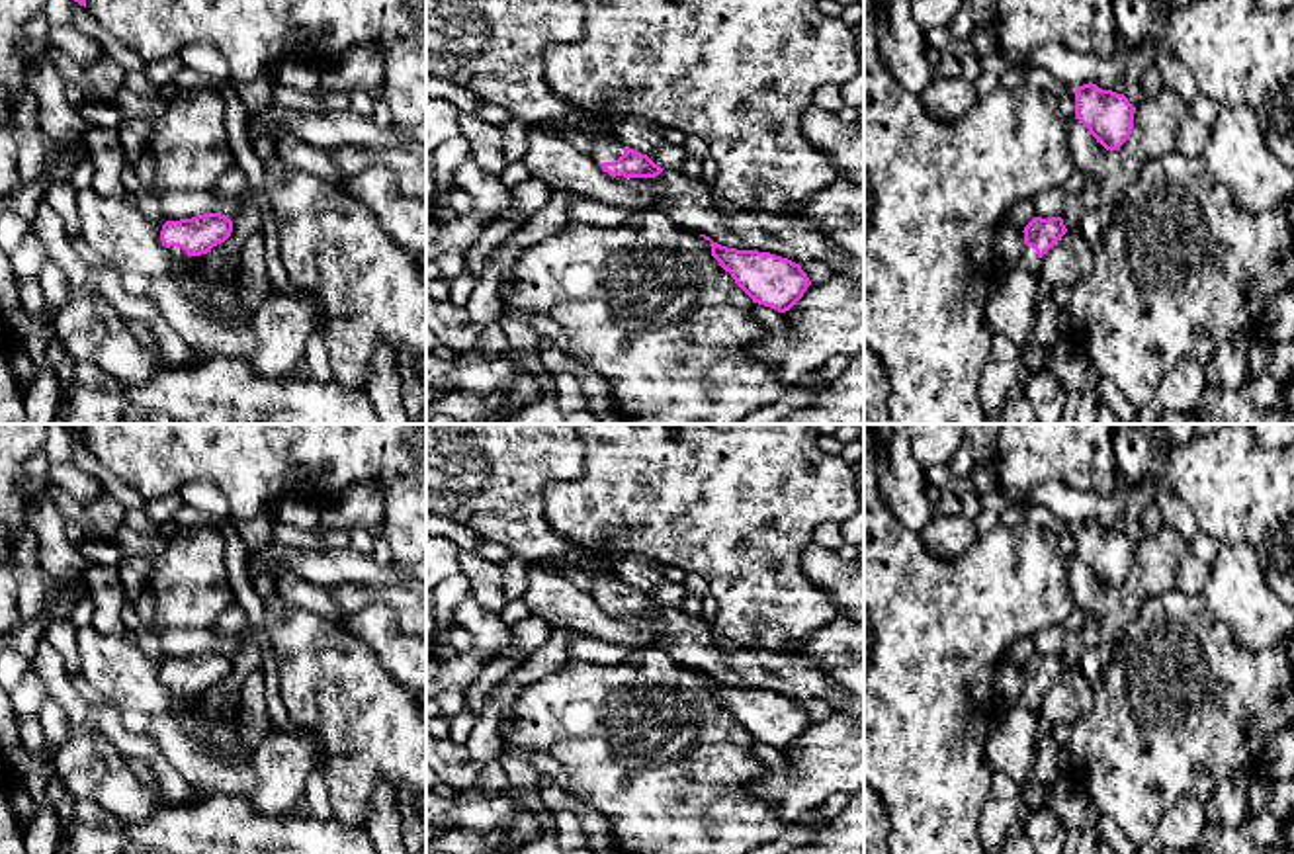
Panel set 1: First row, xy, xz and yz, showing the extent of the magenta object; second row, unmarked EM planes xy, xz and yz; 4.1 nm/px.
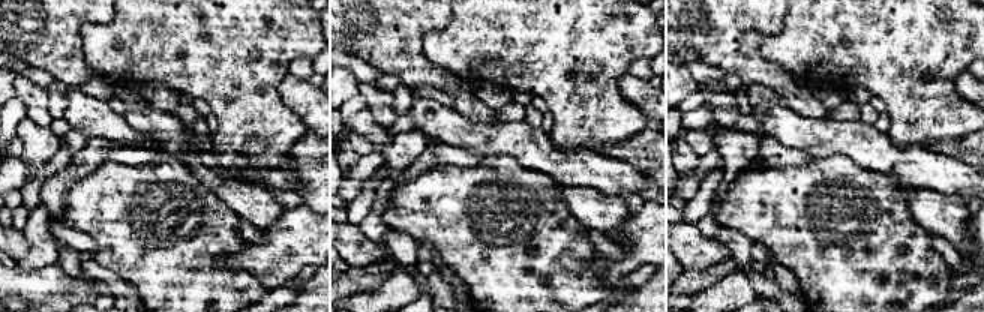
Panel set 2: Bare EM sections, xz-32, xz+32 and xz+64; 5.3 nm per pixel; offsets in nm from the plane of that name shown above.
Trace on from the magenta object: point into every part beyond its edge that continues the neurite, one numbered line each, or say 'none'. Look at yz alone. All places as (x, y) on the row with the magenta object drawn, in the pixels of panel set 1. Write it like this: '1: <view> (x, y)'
1: yz (1029, 260)

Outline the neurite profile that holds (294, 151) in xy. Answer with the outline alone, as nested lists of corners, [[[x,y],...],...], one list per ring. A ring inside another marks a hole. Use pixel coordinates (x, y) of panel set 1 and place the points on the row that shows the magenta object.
[[[293,133],[276,137],[276,156],[293,168],[319,174],[324,182],[340,184],[340,170],[324,149],[315,147]]]

